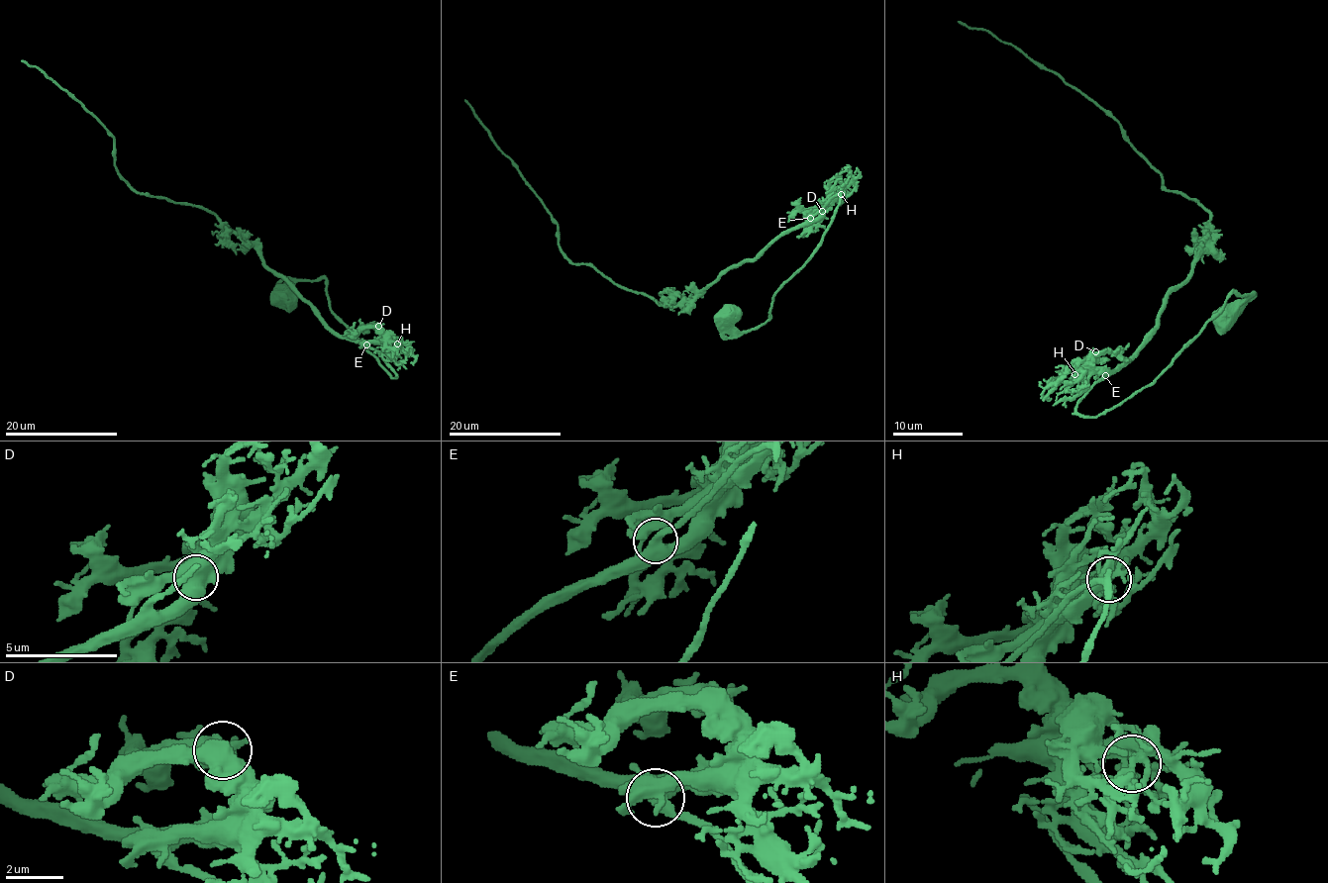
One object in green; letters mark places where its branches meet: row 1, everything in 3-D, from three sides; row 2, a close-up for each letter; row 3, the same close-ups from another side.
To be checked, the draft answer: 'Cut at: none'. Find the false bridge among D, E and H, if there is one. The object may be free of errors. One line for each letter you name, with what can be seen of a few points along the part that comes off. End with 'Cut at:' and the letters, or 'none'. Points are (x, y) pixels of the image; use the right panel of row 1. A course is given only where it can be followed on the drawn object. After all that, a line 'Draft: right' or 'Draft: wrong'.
Cut at: none
Draft: right

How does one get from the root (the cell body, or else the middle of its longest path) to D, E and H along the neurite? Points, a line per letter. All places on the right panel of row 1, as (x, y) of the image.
D: (1225, 313), (1246, 296), (1232, 292), (1152, 383), (1095, 416), (1081, 416), (1076, 404), (1087, 392), (1095, 351)
E: (1225, 313), (1246, 296), (1232, 292), (1152, 383), (1095, 416), (1081, 416), (1076, 404), (1104, 376)
H: (1225, 313), (1246, 296), (1232, 292), (1152, 383), (1095, 416), (1076, 411), (1083, 379), (1074, 374)

